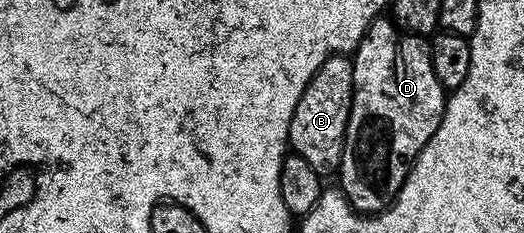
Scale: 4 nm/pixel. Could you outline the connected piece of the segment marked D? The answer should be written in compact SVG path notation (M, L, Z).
M390 18L371 21L351 65L353 98L337 184L359 213L378 214L391 207L419 152L433 138L443 117L445 90L433 74L428 41L404 32Z

